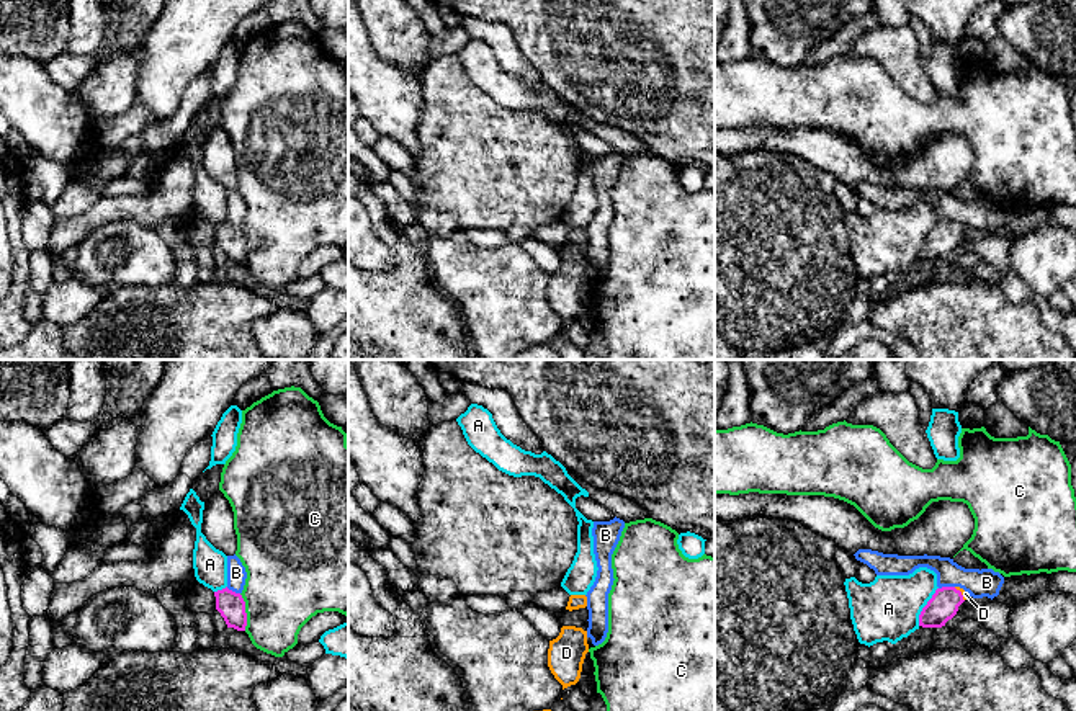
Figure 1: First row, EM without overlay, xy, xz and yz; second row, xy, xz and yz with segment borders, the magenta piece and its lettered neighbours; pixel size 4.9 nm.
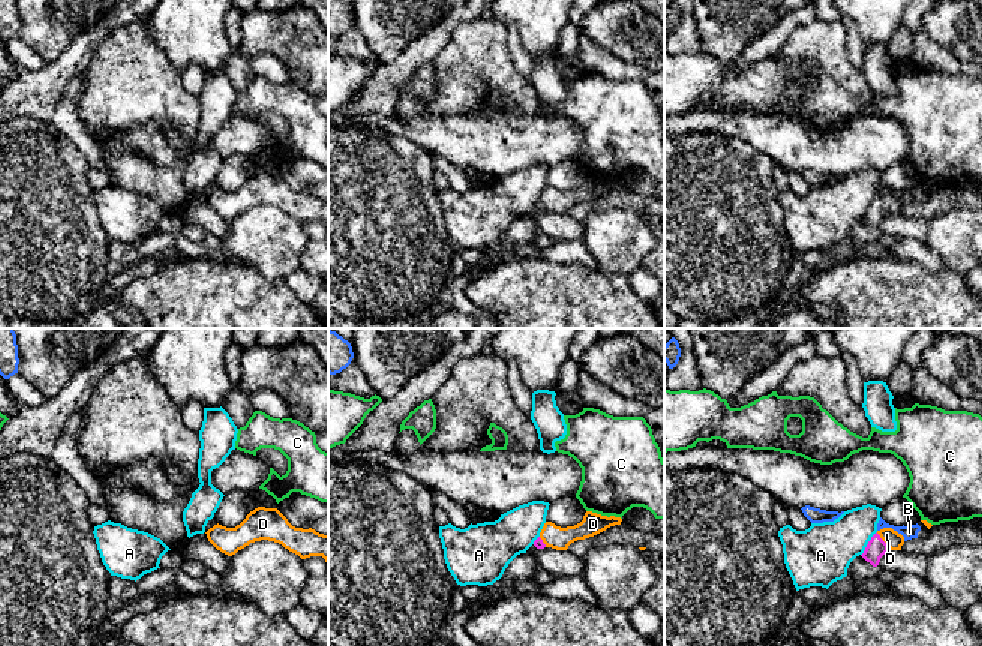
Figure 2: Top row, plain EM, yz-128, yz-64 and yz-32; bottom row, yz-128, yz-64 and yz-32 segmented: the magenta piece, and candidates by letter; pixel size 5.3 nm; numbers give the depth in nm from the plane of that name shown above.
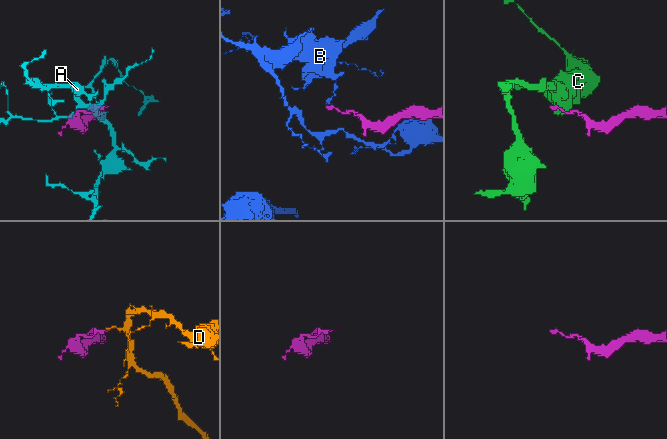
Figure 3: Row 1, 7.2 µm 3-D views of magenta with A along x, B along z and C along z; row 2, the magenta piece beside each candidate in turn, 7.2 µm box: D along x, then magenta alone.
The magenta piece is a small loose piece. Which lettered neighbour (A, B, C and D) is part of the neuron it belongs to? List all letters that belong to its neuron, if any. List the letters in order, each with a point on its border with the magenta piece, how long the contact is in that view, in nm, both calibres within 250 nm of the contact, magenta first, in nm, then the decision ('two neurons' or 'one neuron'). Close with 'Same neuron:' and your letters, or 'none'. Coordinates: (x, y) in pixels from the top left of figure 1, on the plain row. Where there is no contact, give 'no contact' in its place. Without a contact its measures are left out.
A: contact yz (924, 241); length 220 nm; calibres 140 and 320 nm; two neurons
B: contact yz (945, 221); length 80 nm; calibres 140 and 140 nm; two neurons
C: contact xy (244, 245); length 190 nm; calibres 140 and 400 nm; two neurons
D: contact yz (960, 228); length 90 nm; calibres 140 and 30 nm; one neuron
Same neuron: D

